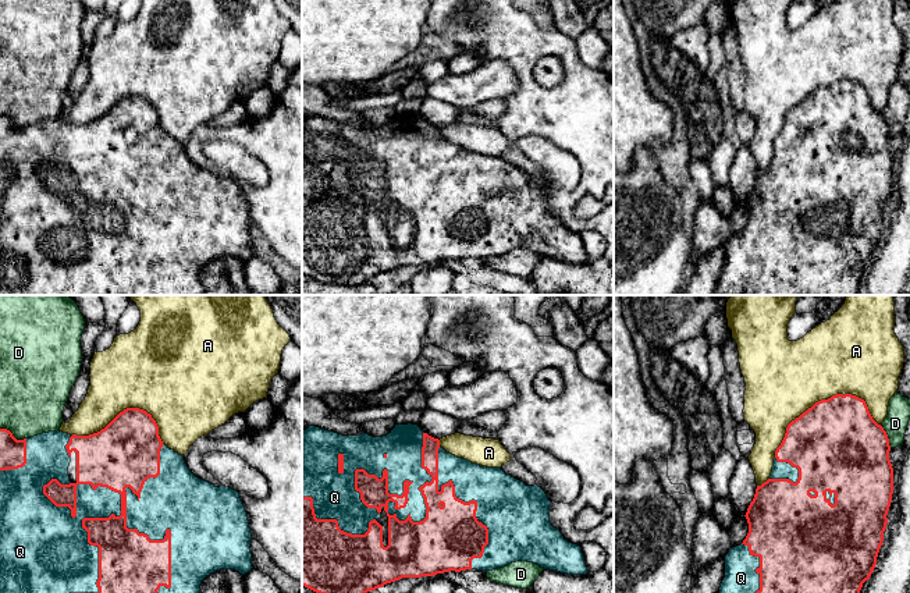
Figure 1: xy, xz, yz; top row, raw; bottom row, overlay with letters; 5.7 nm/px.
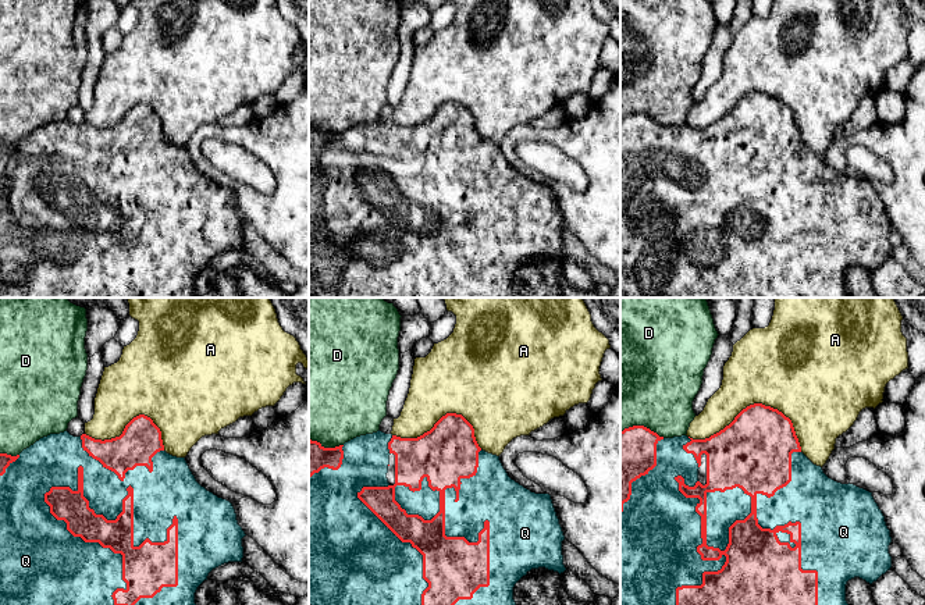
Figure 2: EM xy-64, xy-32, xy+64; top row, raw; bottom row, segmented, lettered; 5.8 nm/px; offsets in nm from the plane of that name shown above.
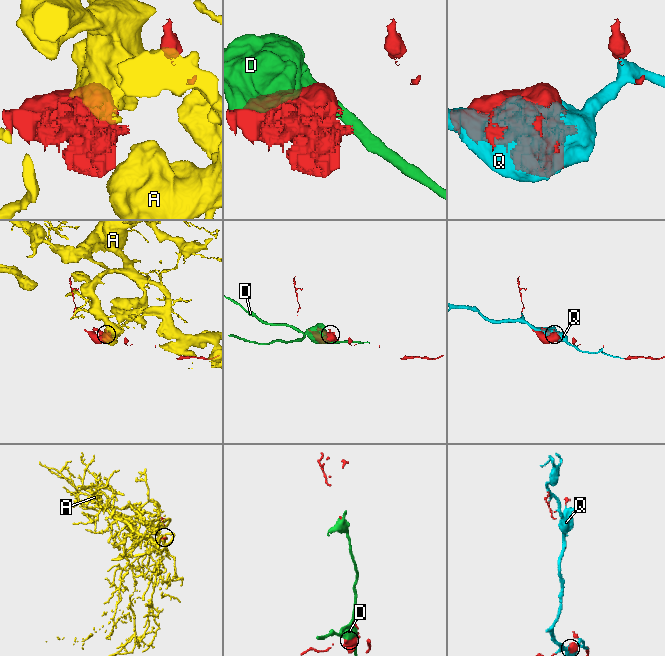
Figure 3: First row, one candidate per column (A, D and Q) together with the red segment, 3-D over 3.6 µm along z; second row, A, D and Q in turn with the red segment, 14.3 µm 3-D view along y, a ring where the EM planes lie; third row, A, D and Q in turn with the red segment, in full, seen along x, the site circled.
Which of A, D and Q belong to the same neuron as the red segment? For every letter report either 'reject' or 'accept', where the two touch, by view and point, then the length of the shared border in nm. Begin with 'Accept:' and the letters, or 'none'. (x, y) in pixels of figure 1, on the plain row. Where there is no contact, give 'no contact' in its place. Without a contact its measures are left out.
Accept: Q
A: reject; meets red in yz at (821, 88); contact 650 nm long
D: reject; meets red in yz at (887, 124); contact 150 nm long
Q: accept; meets red in xz at (402, 195); contact 550 nm long

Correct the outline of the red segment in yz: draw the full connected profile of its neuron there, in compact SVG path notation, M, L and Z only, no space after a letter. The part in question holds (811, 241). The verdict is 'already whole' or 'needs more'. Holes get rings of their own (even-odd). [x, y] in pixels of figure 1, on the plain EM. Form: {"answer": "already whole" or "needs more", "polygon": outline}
{"answer": "needs more", "polygon": "M836 82L828 88L821 88L792 109L786 116L781 134L775 139L771 164L763 173L757 173L754 187L744 203L749 212L749 221L743 231L732 235L725 245L725 266L714 295L860 295L860 278L877 253L893 182L893 156L889 139L886 120L872 107L865 89L852 82Z"}

